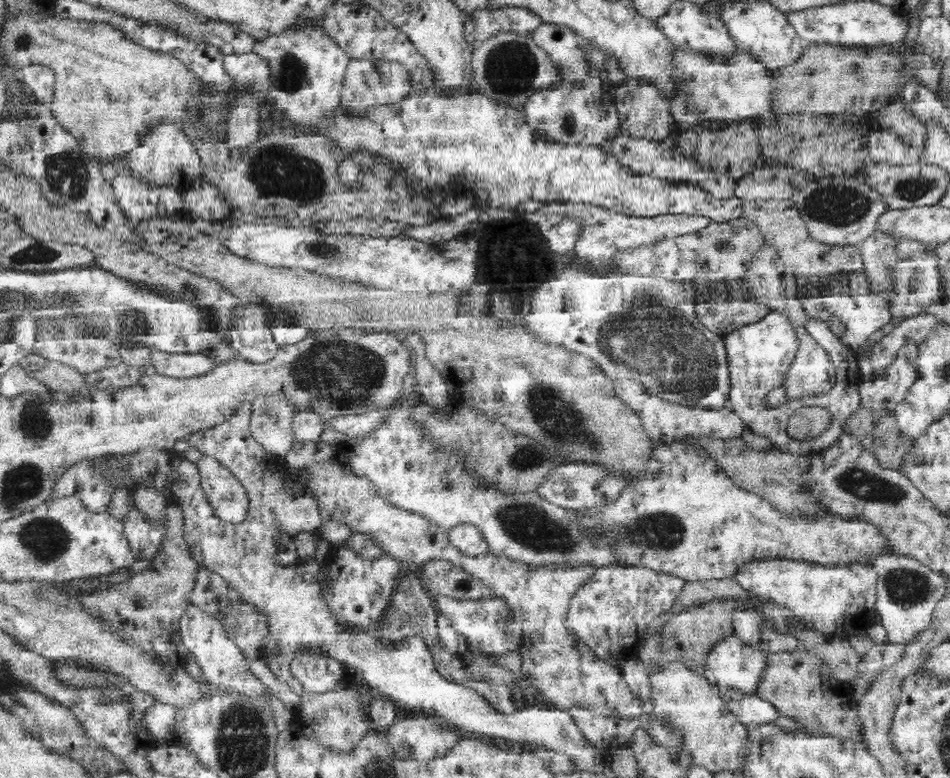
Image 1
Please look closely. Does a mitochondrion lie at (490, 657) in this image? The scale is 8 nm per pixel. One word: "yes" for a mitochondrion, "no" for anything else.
no

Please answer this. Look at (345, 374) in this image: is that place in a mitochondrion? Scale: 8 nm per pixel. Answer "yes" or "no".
yes

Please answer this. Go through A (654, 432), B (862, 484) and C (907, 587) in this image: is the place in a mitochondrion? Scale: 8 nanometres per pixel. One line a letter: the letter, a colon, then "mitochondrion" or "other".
A: other
B: mitochondrion
C: mitochondrion

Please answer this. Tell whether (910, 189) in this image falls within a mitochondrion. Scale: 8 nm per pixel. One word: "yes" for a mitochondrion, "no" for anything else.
yes

